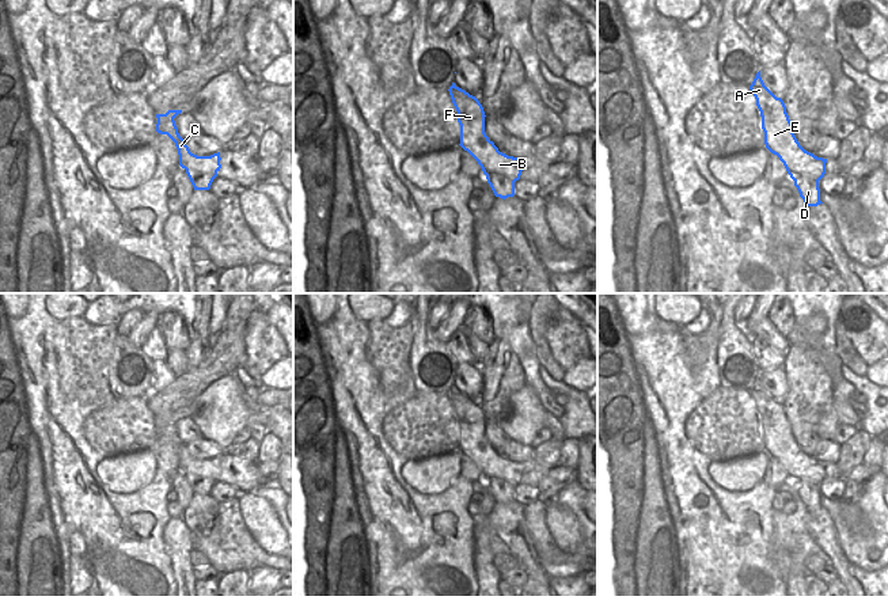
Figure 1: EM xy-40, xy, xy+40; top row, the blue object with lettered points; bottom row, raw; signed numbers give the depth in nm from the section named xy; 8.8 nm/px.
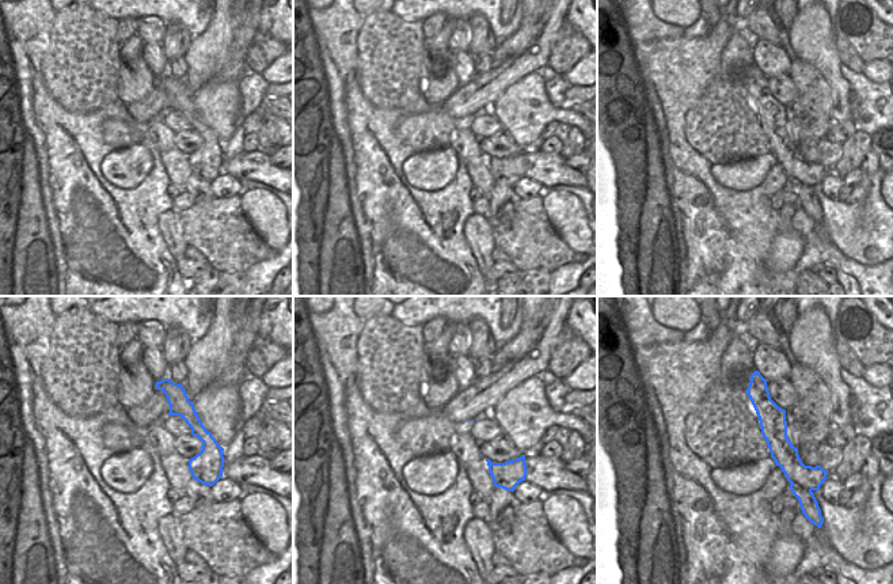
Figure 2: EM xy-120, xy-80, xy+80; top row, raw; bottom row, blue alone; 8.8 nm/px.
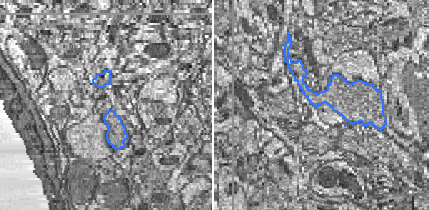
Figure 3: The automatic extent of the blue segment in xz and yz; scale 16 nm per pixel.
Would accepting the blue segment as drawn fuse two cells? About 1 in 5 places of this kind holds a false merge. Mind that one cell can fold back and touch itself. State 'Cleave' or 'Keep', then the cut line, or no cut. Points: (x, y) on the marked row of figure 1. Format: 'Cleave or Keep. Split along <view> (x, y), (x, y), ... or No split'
Cleave. Split along xy-40 (186, 169), (211, 173), (215, 177).

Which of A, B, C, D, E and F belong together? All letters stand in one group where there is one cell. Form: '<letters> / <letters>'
A B C E F / D

